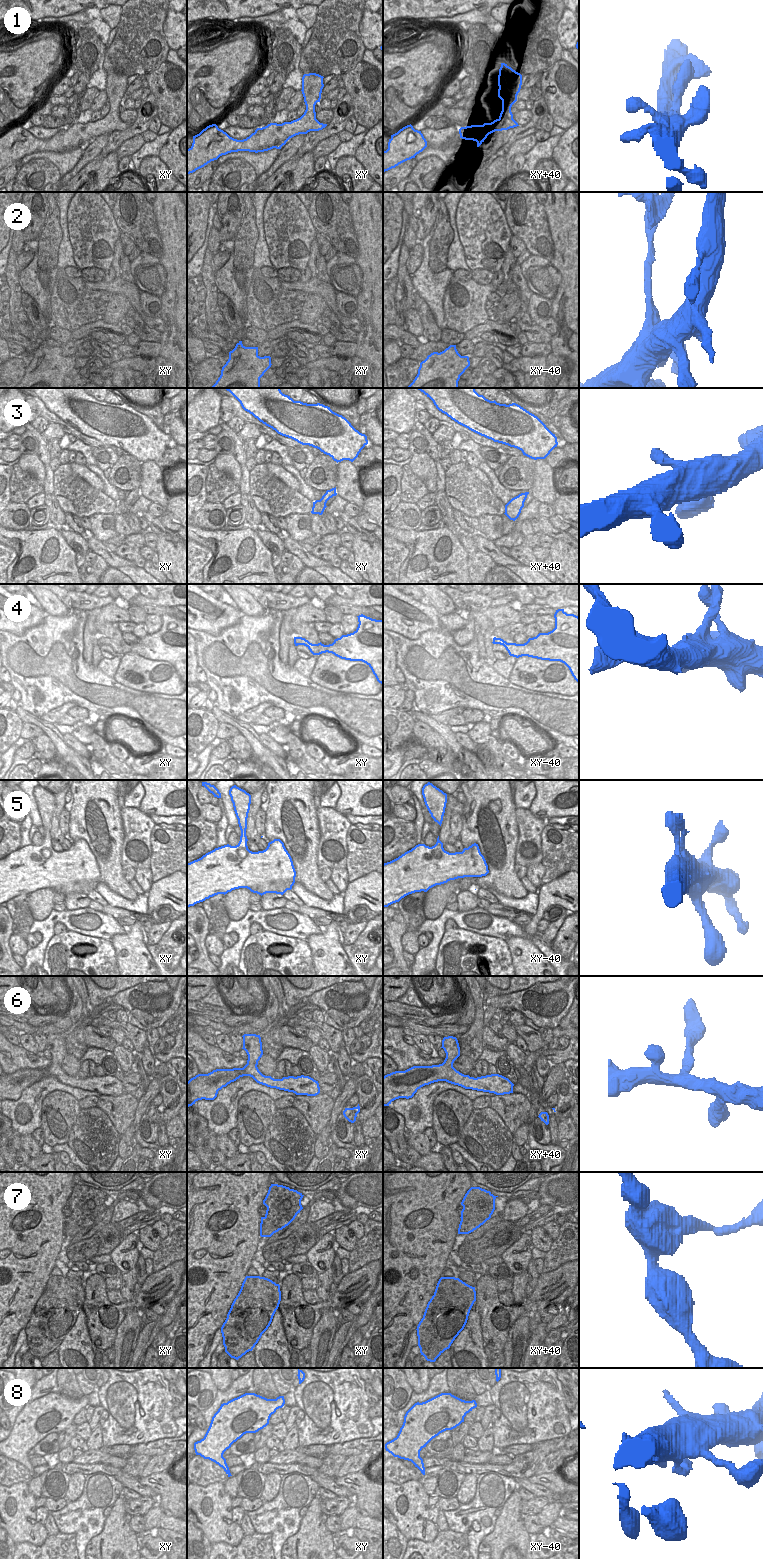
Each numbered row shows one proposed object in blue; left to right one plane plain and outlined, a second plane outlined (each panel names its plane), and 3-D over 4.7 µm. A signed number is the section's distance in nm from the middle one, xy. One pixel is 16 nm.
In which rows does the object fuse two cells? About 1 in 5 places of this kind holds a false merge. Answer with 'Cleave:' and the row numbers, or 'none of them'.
Cleave: 2, 7

